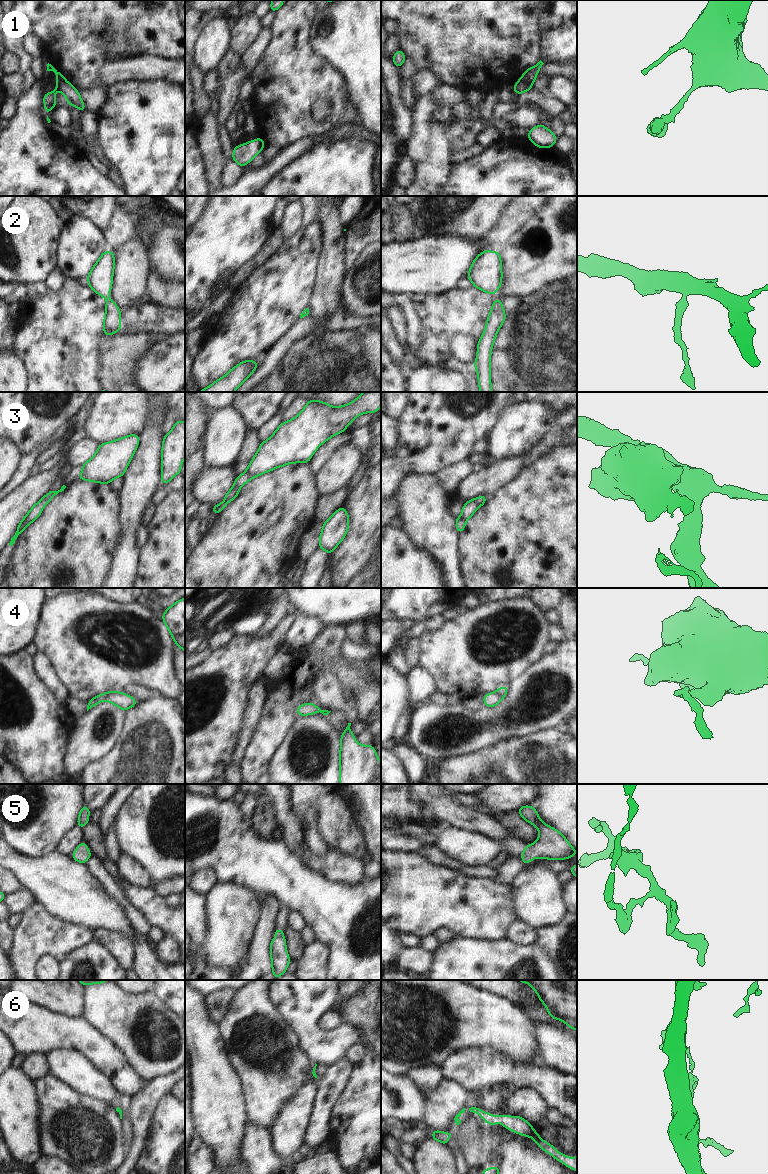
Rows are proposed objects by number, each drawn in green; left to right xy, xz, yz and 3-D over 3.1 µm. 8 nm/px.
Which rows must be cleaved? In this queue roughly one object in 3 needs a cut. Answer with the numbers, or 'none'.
1, 4

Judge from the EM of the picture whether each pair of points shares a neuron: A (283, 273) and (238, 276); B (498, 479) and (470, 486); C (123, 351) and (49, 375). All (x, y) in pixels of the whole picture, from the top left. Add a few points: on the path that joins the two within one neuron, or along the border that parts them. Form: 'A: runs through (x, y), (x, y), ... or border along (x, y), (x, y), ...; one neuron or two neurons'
A: border along (266, 260), (258, 265), (234, 290); two neurons
B: runs through (491, 479), (477, 483); one neuron
C: border along (103, 336), (99, 346), (99, 381); two neurons

